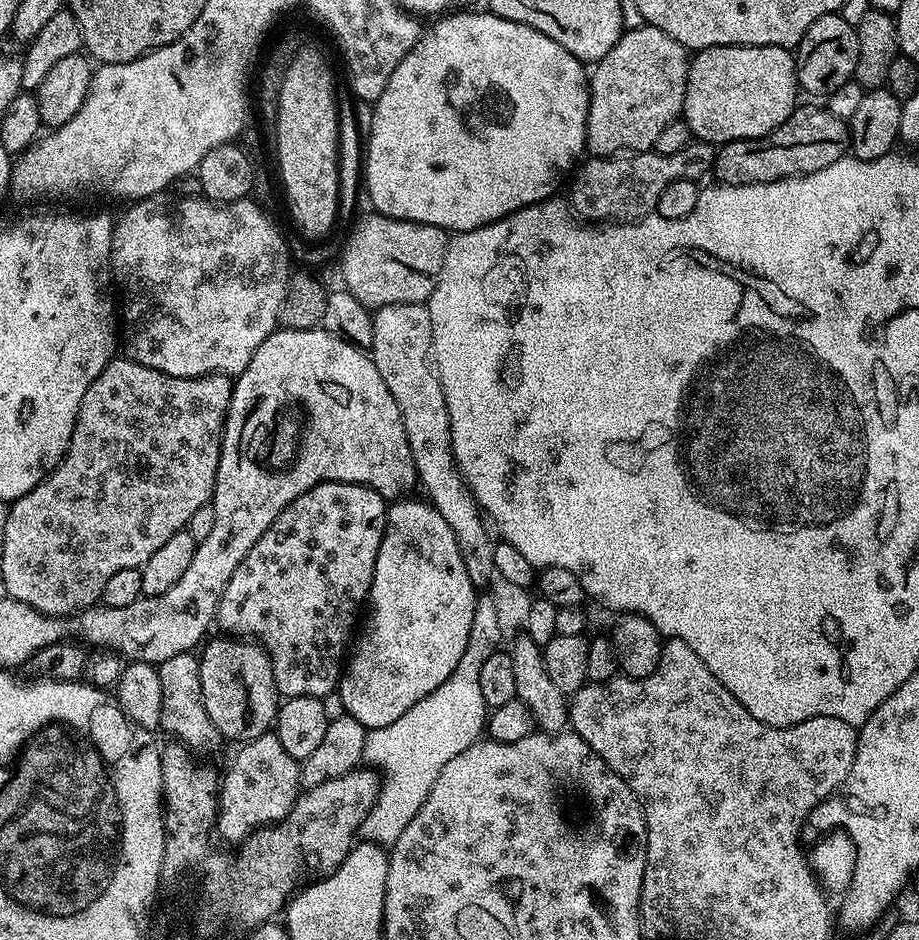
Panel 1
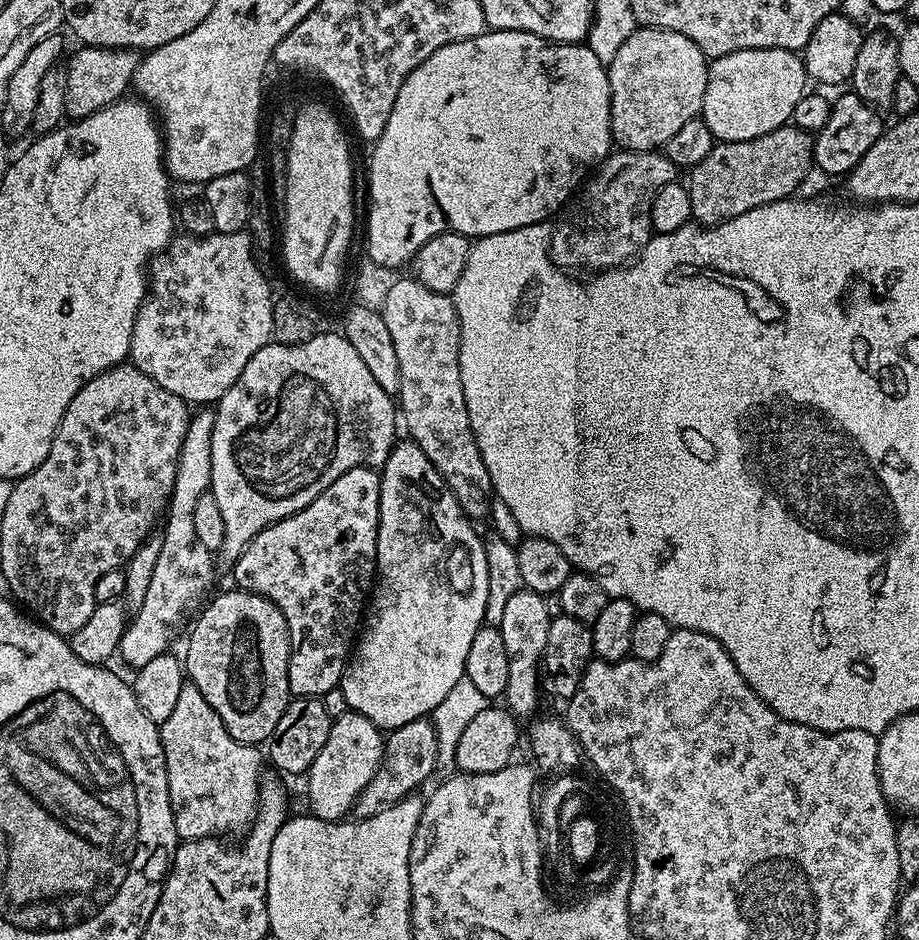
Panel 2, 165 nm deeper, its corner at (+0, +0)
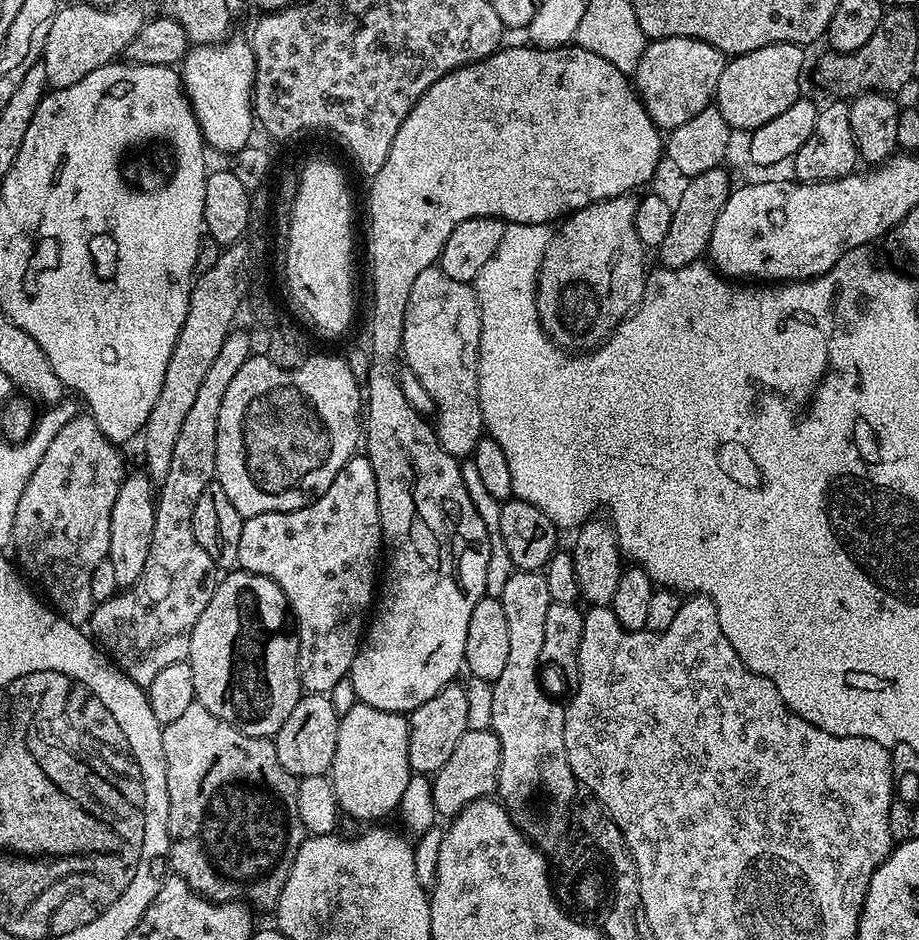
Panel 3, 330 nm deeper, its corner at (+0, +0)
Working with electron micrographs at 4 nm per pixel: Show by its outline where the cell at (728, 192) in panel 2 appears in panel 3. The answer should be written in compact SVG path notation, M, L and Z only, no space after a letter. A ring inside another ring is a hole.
M723 167L715 168L714 170L706 170L706 174L698 174L691 177L687 181L688 184L680 192L680 197L675 197L674 207L672 209L672 221L670 222L670 230L666 234L658 249L660 255L659 263L665 268L681 268L682 266L690 266L697 263L701 259L700 255L705 255L708 252L708 243L712 237L714 230L714 222L718 222L718 214L722 214L722 206L726 206L728 201L728 193L732 191L733 181L728 181L728 176L724 173Z

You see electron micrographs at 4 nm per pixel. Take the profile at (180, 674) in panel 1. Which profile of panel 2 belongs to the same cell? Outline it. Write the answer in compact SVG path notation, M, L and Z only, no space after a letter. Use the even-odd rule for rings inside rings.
M190 682L179 691L170 718L158 727L177 837L185 841L207 836L224 838L227 832L243 833L256 816L261 749L230 738L230 730L222 726L222 718L202 698L202 690Z

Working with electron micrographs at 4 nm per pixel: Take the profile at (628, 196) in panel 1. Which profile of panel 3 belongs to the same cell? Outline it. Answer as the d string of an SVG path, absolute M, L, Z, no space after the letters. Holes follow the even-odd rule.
M632 194L600 200L571 213L559 225L561 228L551 233L542 258L540 276L536 279L536 305L544 333L559 348L583 354L600 347L616 331L616 327L632 315L644 296L646 249L638 238L638 230L634 230L636 202L637 197Z

